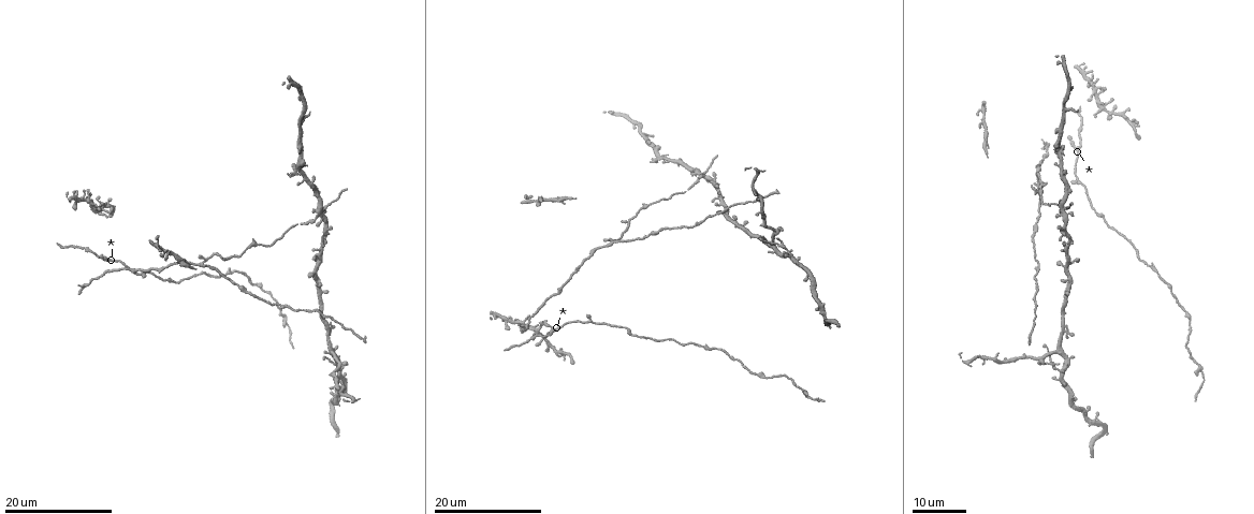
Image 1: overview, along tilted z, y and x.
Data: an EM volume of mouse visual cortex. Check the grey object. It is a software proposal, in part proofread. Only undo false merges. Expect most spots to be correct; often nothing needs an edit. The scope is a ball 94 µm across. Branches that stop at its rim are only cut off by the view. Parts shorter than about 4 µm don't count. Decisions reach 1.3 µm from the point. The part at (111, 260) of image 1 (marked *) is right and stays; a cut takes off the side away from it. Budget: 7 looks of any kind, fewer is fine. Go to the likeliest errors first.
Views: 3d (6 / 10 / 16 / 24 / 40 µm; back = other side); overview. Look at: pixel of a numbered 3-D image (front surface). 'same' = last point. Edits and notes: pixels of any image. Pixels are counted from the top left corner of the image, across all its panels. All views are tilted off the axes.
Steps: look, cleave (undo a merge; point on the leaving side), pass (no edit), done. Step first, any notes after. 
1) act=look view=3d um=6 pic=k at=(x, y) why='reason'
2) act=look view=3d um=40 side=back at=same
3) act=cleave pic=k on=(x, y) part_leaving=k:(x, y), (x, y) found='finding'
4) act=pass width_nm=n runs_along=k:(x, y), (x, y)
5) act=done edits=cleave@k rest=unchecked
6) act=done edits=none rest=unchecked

act=look view=3d um=16 pic=1 at=(1037, 185) why='three-way junction'

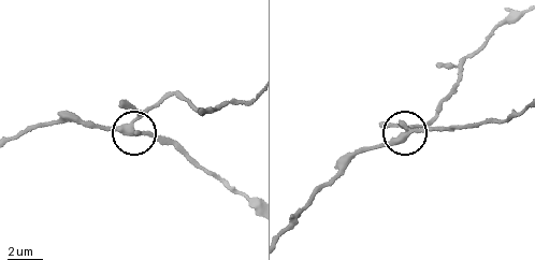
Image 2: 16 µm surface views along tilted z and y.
act=look view=3d um=10 pic=2 at=(130, 132) why='closer look'

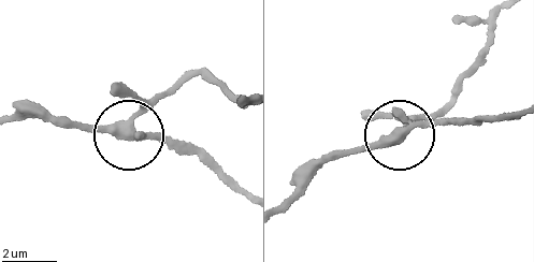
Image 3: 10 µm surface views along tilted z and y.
act=pass runs_along=3:(285, 206), (337, 156), (424, 124), (465, 122) found='continuous, no second neuron'

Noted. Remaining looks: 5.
act=look view=3d um=24 pic=1 at=(1061, 211) why='four or more arms meet'

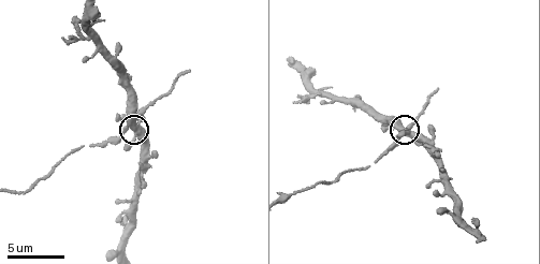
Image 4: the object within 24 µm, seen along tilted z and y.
act=look view=3d um=10 pic=4 at=(136, 127) why='closer look'

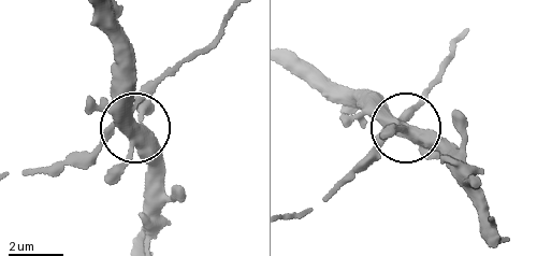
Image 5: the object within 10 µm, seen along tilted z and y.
act=cleave pic=5 on=(89, 112) width_nm=420 found='a second neuron is stuck on'

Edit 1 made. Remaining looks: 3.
act=look view=3d um=24 pic=1 at=(1201, 372)

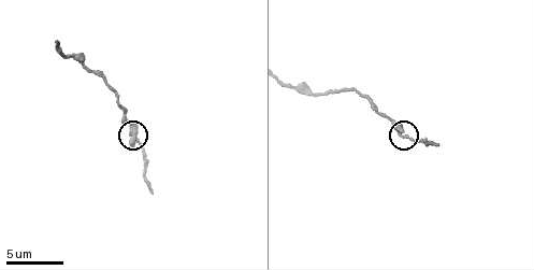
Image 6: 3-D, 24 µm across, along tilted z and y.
act=look view=3d um=6 pic=6 at=(401, 134)

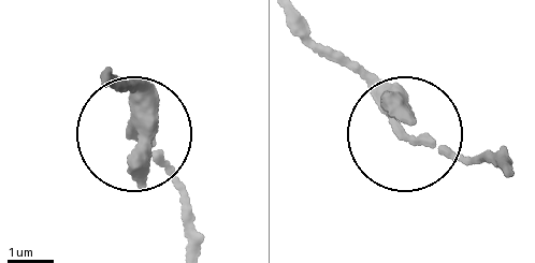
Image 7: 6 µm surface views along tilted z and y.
act=pass width_nm=240 runs_along=7:(119, 82), (138, 96), (133, 134), (186, 201) found='one neuron here'

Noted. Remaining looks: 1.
act=done edits=cleave@5 rest=unchecked

